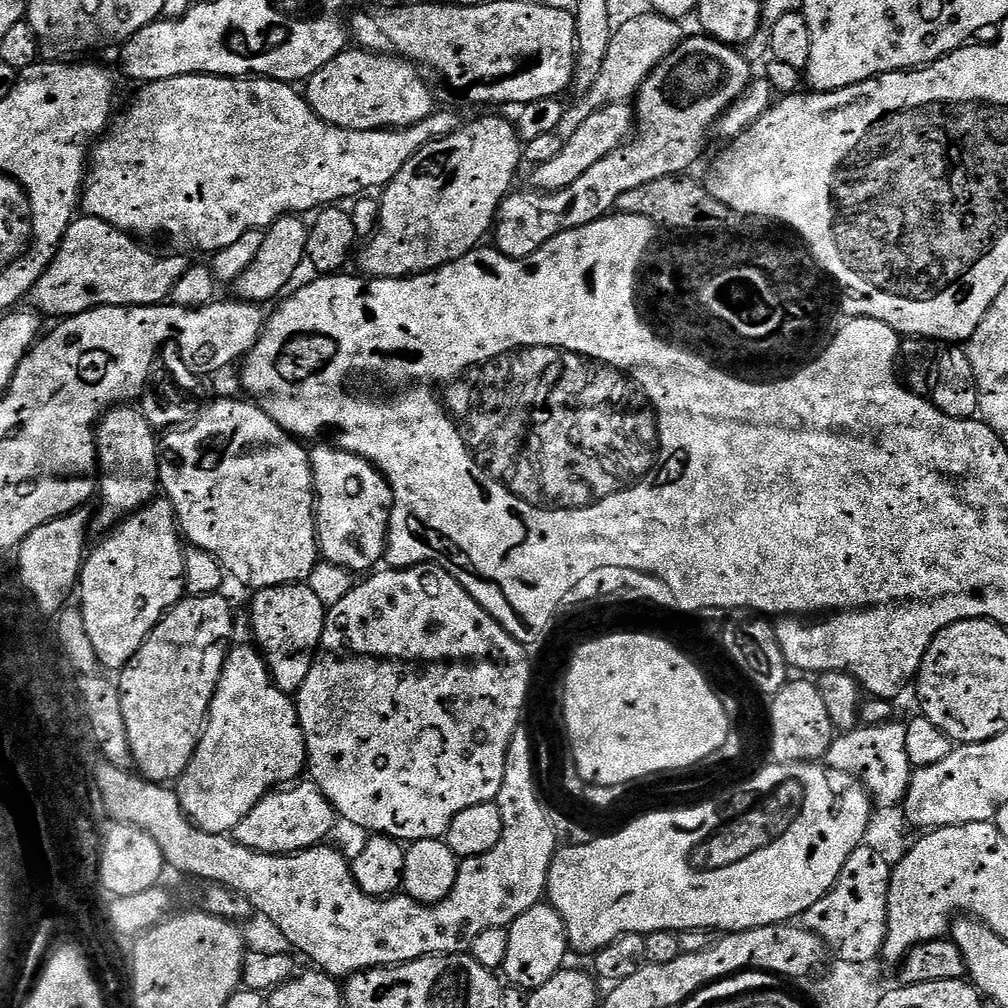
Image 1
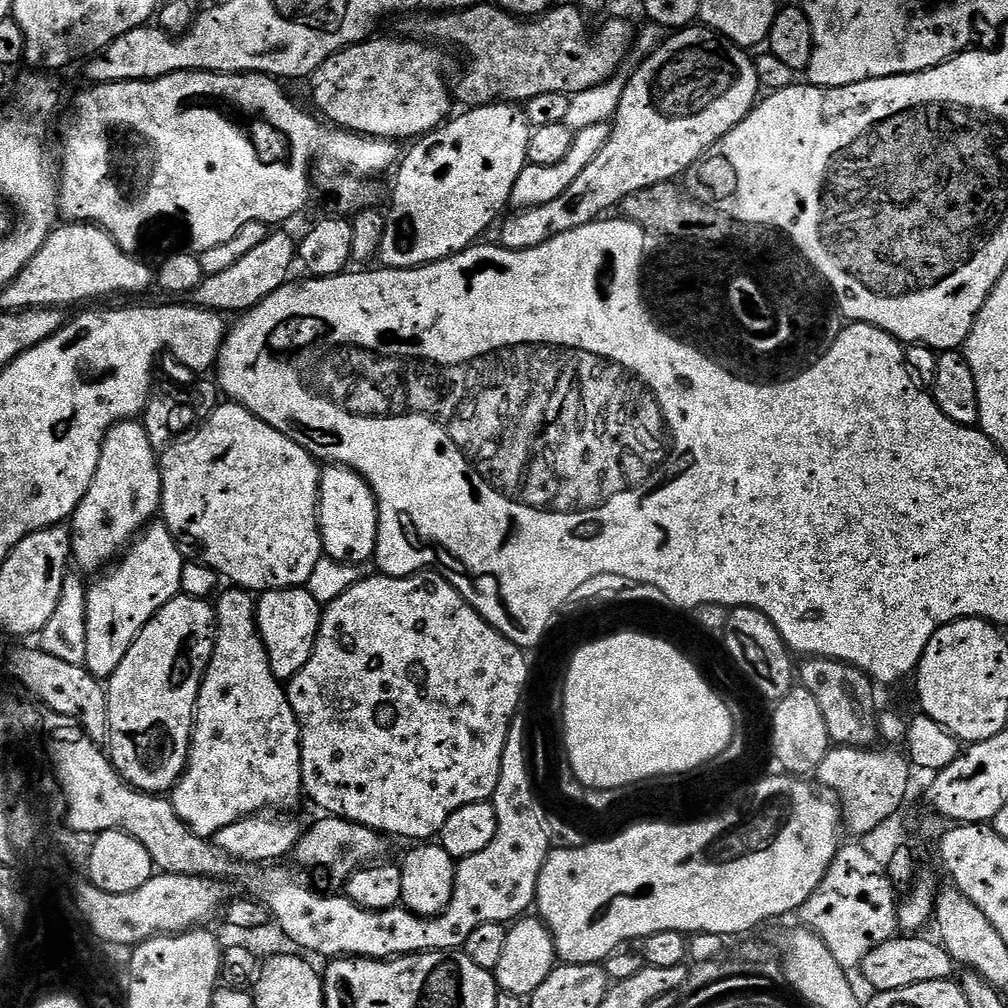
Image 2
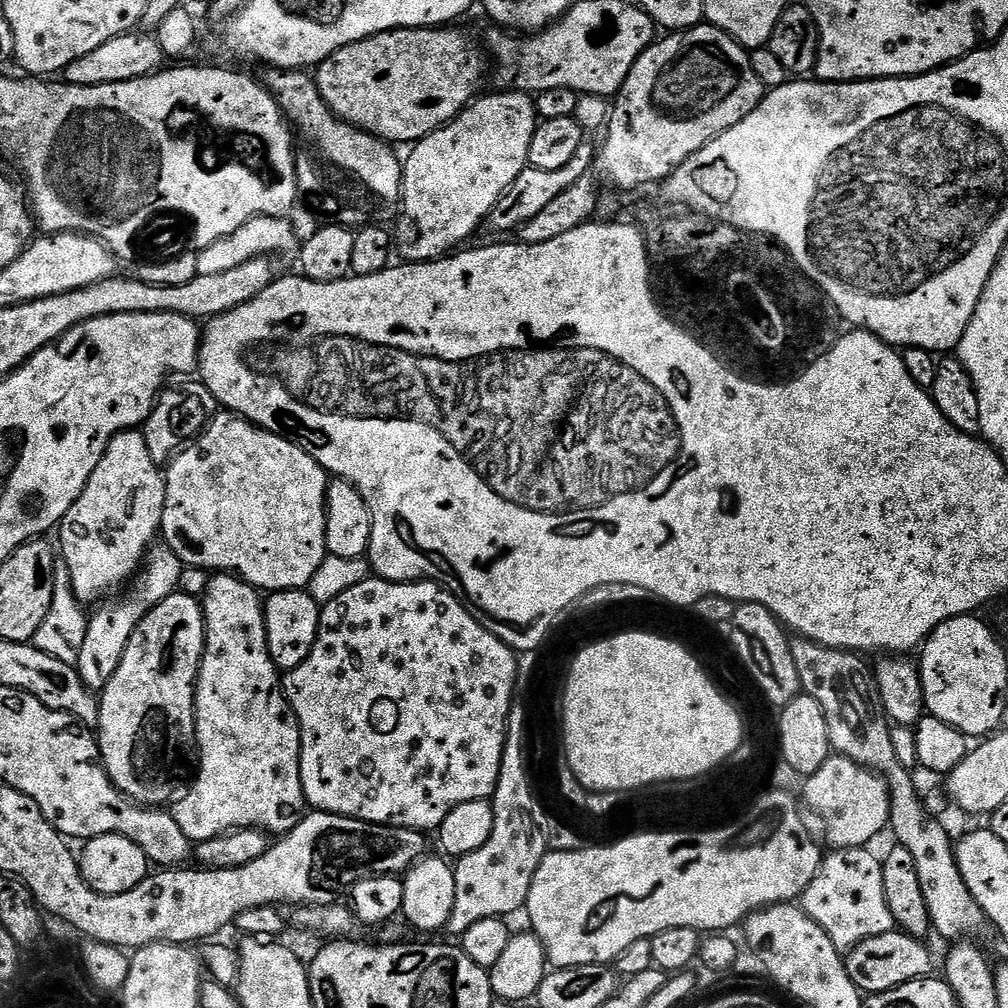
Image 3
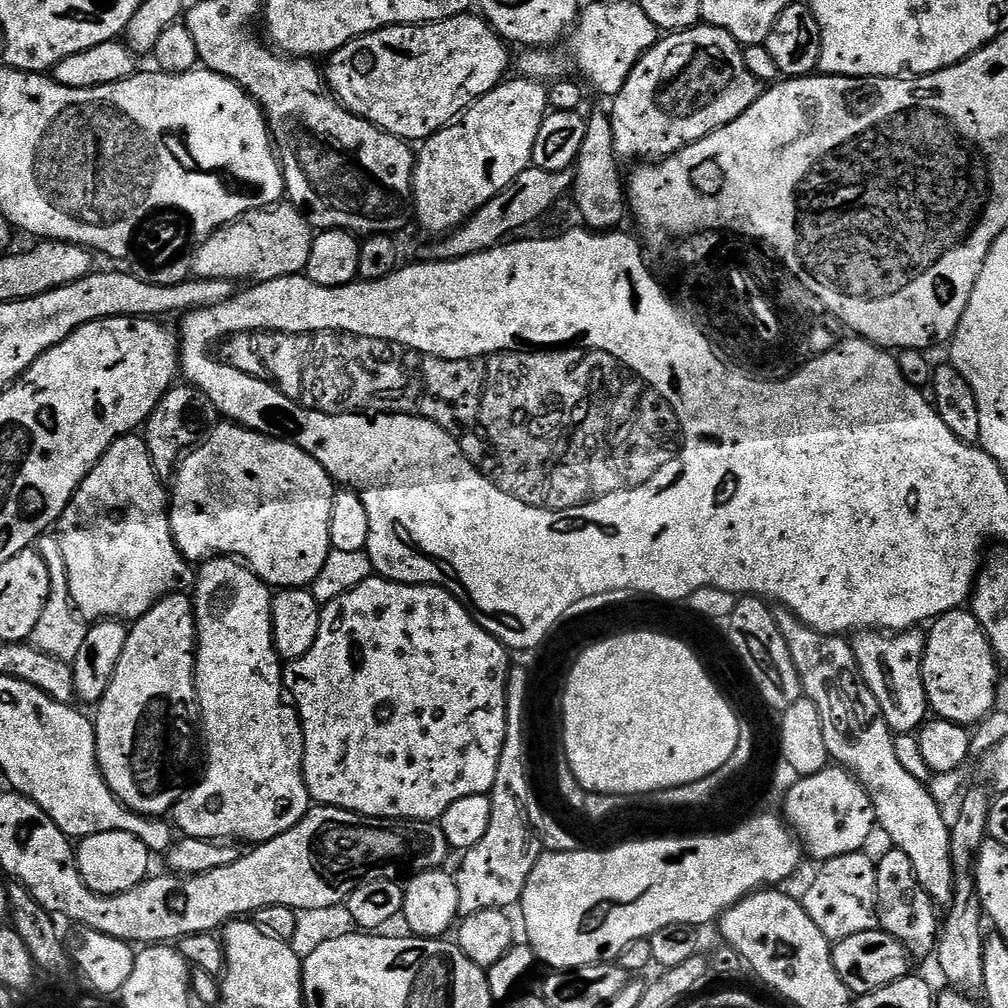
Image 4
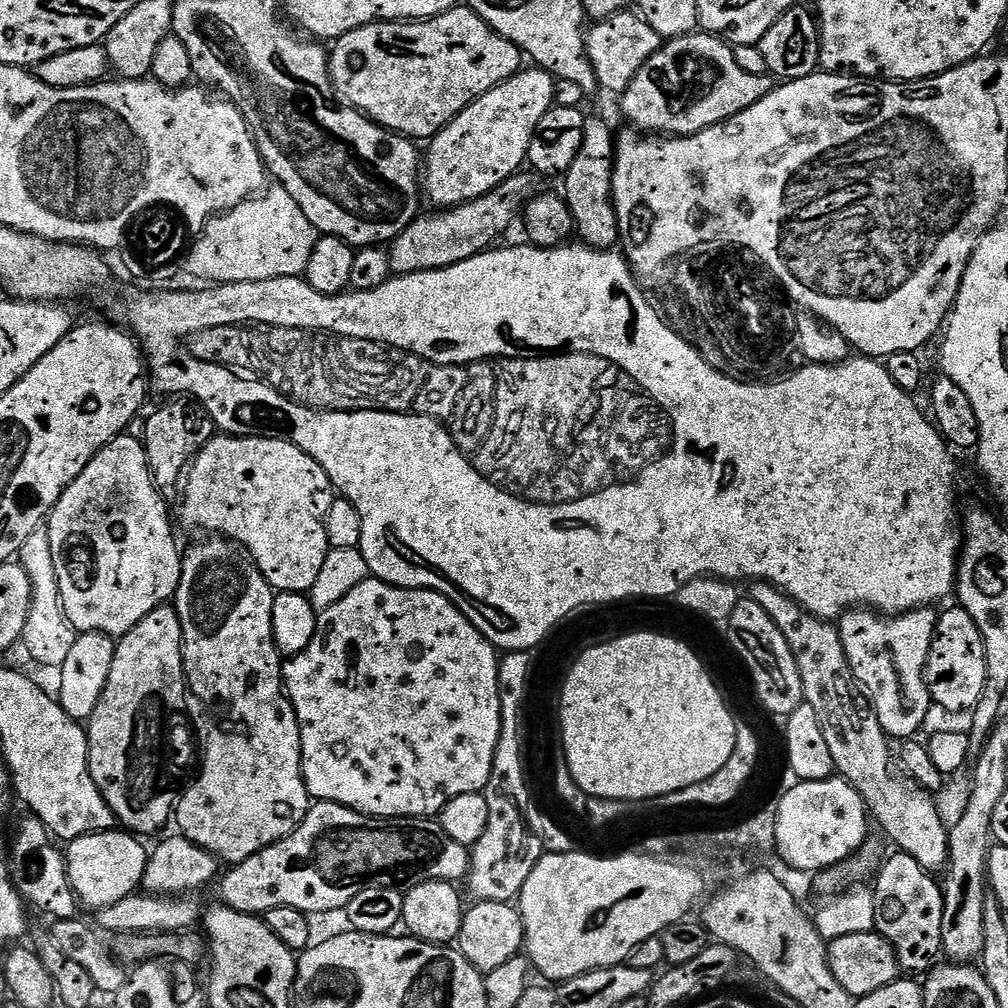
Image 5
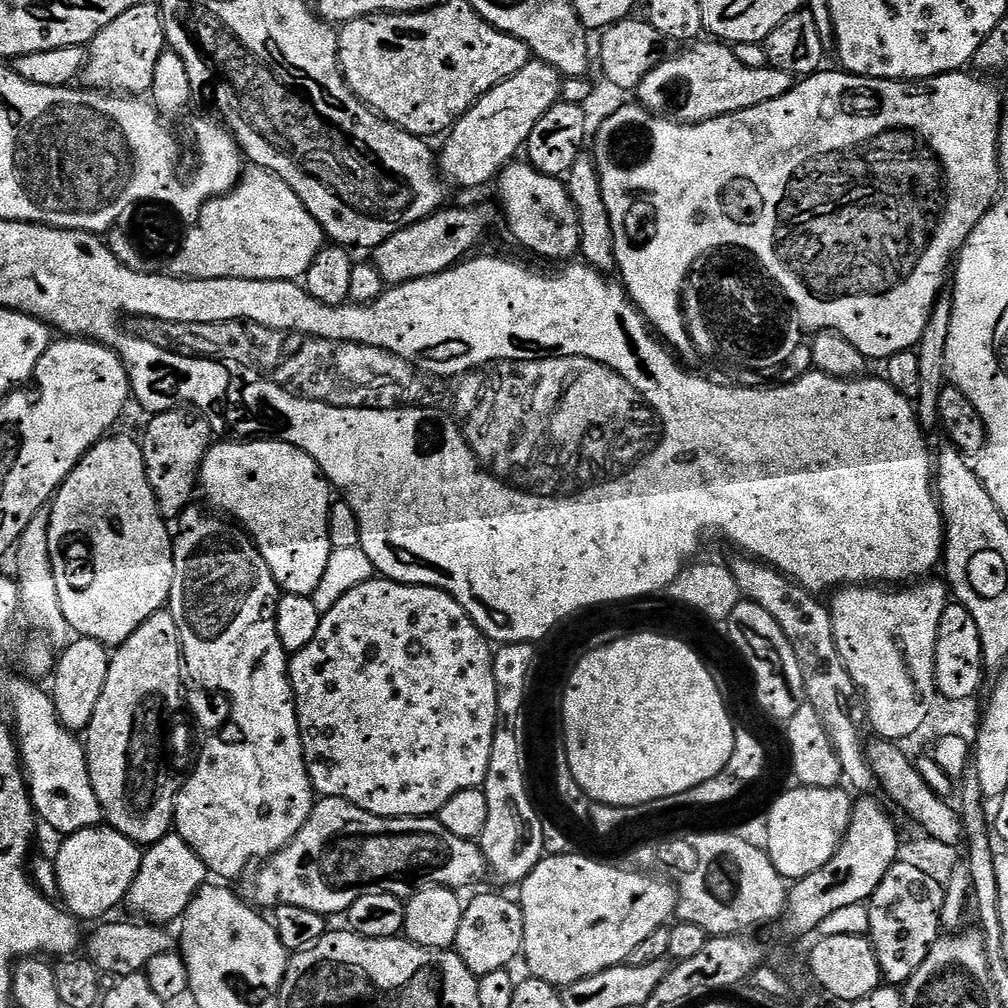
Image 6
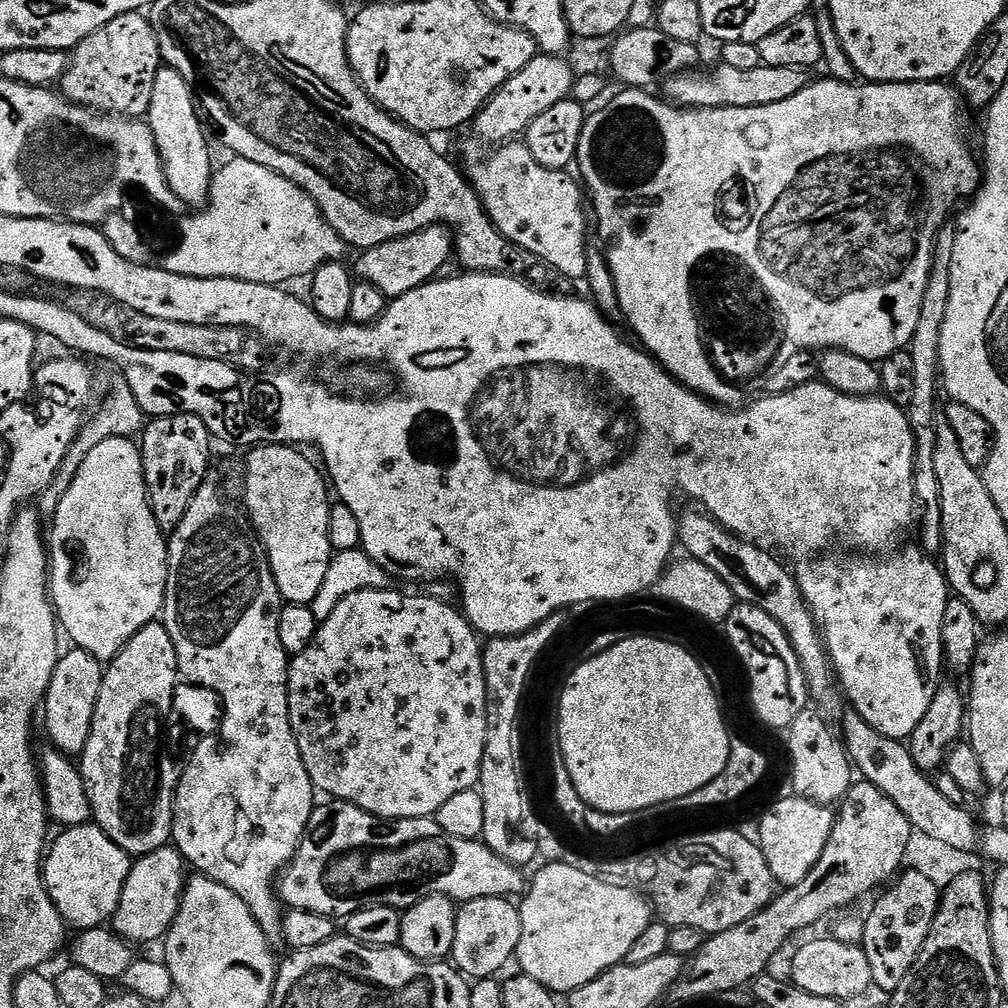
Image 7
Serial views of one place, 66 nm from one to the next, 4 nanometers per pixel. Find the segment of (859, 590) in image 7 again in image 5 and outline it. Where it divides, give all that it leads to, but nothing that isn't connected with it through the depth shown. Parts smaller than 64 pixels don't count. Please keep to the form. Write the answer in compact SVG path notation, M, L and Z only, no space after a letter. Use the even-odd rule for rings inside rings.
M926 607L889 616L871 610L853 610L844 613L838 621L842 646L846 646L846 658L850 658L850 670L854 670L856 681L868 693L882 730L890 738L896 739L897 736L900 742L915 737L921 731L923 720L933 704L924 668L928 665L932 635L936 632L936 617L937 613Z

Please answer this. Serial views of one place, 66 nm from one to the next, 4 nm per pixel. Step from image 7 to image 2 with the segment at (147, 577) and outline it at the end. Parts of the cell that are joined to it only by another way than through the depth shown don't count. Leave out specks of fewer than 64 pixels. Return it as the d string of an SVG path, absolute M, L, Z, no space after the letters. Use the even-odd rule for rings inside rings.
M123 420L120 424L113 426L104 435L102 454L98 458L98 470L90 482L90 490L70 517L71 559L74 561L75 567L85 573L87 573L86 571L99 573L105 566L111 565L132 543L137 533L155 517L152 515L155 512L157 515L161 511L161 494L162 482L160 481L158 452L153 448L143 423L136 420Z

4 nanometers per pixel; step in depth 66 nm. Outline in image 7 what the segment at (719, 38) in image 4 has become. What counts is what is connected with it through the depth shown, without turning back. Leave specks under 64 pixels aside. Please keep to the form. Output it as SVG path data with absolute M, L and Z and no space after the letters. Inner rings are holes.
M723 62L717 63L717 68L709 72L689 70L670 76L663 81L663 99L681 108L757 108L758 106L774 106L774 102L786 102L786 98L794 98L803 88L810 83L810 72L806 68L794 66L761 66L754 70L734 70L734 66L726 66Z

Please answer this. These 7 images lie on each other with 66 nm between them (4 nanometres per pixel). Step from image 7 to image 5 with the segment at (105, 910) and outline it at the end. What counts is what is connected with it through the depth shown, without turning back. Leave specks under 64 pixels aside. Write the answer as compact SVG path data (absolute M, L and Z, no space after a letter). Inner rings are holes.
M113 830L110 832L91 832L79 836L76 840L69 840L66 844L66 859L68 862L68 877L70 886L74 890L77 901L93 910L109 908L122 898L133 895L143 885L146 866L148 865L149 849L143 848L141 841L127 830Z

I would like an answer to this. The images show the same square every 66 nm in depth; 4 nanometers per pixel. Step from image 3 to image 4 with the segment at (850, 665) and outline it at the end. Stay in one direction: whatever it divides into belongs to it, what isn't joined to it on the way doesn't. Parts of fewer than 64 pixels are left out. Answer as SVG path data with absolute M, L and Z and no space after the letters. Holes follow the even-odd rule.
M780 610L776 612L776 625L778 630L784 636L784 641L786 642L786 650L790 650L790 658L794 662L794 670L798 670L798 678L800 679L800 690L803 696L803 699L814 702L814 706L818 706L818 714L822 718L822 738L826 738L826 750L828 751L829 757L839 767L843 768L845 772L850 772L860 785L866 790L866 794L870 798L872 803L872 809L876 812L876 822L878 828L882 831L885 831L886 834L892 839L892 847L902 850L902 854L906 854L906 858L910 858L910 862L914 865L914 874L918 878L918 882L926 894L930 894L930 898L938 906L948 906L952 902L952 894L956 890L956 868L952 864L952 834L948 828L946 822L943 821L943 814L941 812L941 805L936 802L935 798L928 793L929 785L922 781L919 781L918 778L910 776L909 771L905 769L898 762L898 756L895 754L895 739L894 733L891 728L889 728L886 718L881 716L880 707L878 702L874 698L874 694L866 686L866 682L862 678L860 673L860 667L856 661L856 655L852 649L852 640L845 638L844 636L824 636L821 632L818 632L806 626L806 622L802 622L798 617L787 610Z

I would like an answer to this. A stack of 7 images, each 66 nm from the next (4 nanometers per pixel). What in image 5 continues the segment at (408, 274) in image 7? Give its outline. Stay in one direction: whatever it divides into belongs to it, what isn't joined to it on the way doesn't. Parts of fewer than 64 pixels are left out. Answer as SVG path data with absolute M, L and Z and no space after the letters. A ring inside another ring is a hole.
M517 174L502 182L484 196L459 204L457 208L433 211L433 216L421 214L402 234L395 236L387 245L393 273L397 276L418 274L454 266L474 258L479 252L487 252L512 223L521 219L526 207L526 197L533 191L531 175ZM529 191L529 192L528 192ZM528 192L528 193L527 193ZM525 195L525 196L524 196ZM496 240L496 241L495 241Z

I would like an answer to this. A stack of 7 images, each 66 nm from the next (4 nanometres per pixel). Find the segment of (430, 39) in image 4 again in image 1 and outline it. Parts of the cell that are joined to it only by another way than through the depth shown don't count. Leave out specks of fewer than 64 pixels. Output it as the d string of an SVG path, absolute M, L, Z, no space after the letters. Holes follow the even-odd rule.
M363 50L339 52L334 59L326 62L326 66L322 66L322 70L318 70L309 78L306 88L308 88L308 92L306 91L308 105L327 124L346 130L374 130L375 128L399 130L422 122L434 111L432 104L434 92L429 81L422 78L421 69L417 68L411 60L402 60L398 56L381 56L378 52Z

